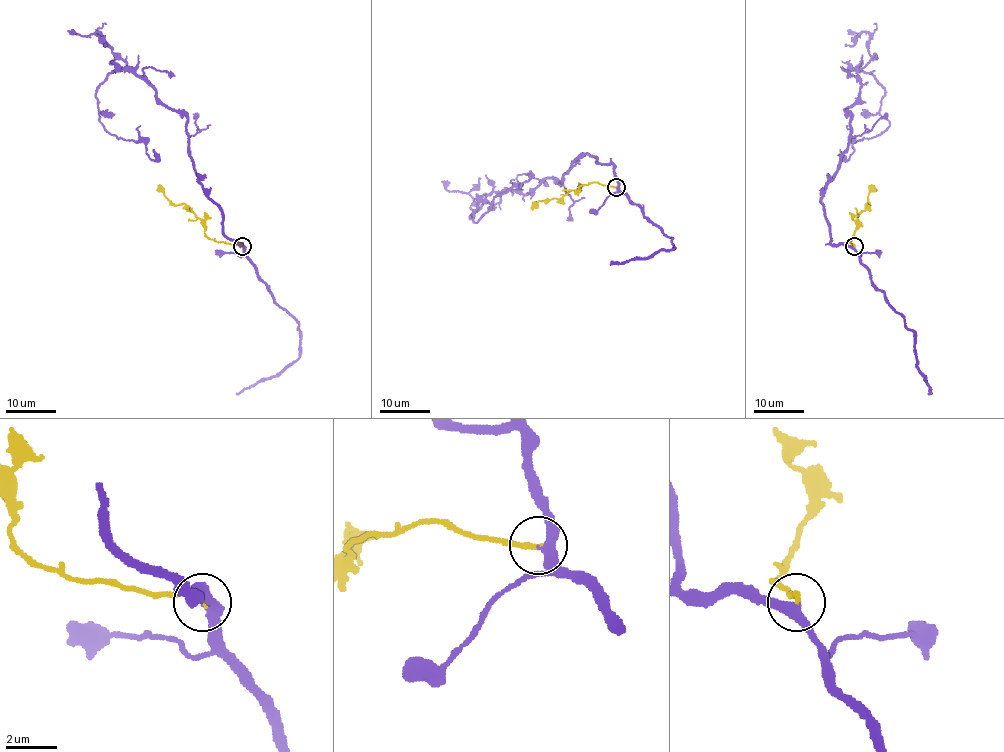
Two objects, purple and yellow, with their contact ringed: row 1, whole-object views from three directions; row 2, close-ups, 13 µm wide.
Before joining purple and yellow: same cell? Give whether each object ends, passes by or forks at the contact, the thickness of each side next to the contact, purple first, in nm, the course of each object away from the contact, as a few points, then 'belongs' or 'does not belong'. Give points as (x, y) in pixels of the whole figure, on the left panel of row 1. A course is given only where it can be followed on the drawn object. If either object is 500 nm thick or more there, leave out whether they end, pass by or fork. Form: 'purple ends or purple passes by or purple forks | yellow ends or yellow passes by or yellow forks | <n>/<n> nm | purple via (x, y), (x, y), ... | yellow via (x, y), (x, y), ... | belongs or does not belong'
purple passes by | yellow ends | 280/200 nm | purple via (242, 246), (194, 171), (185, 116), (114, 69), (96, 89), (101, 124), (153, 160), (153, 150) | yellow via (242, 246), (209, 239), (204, 232), (204, 224), (183, 203), (174, 205), (158, 185) | belongs

